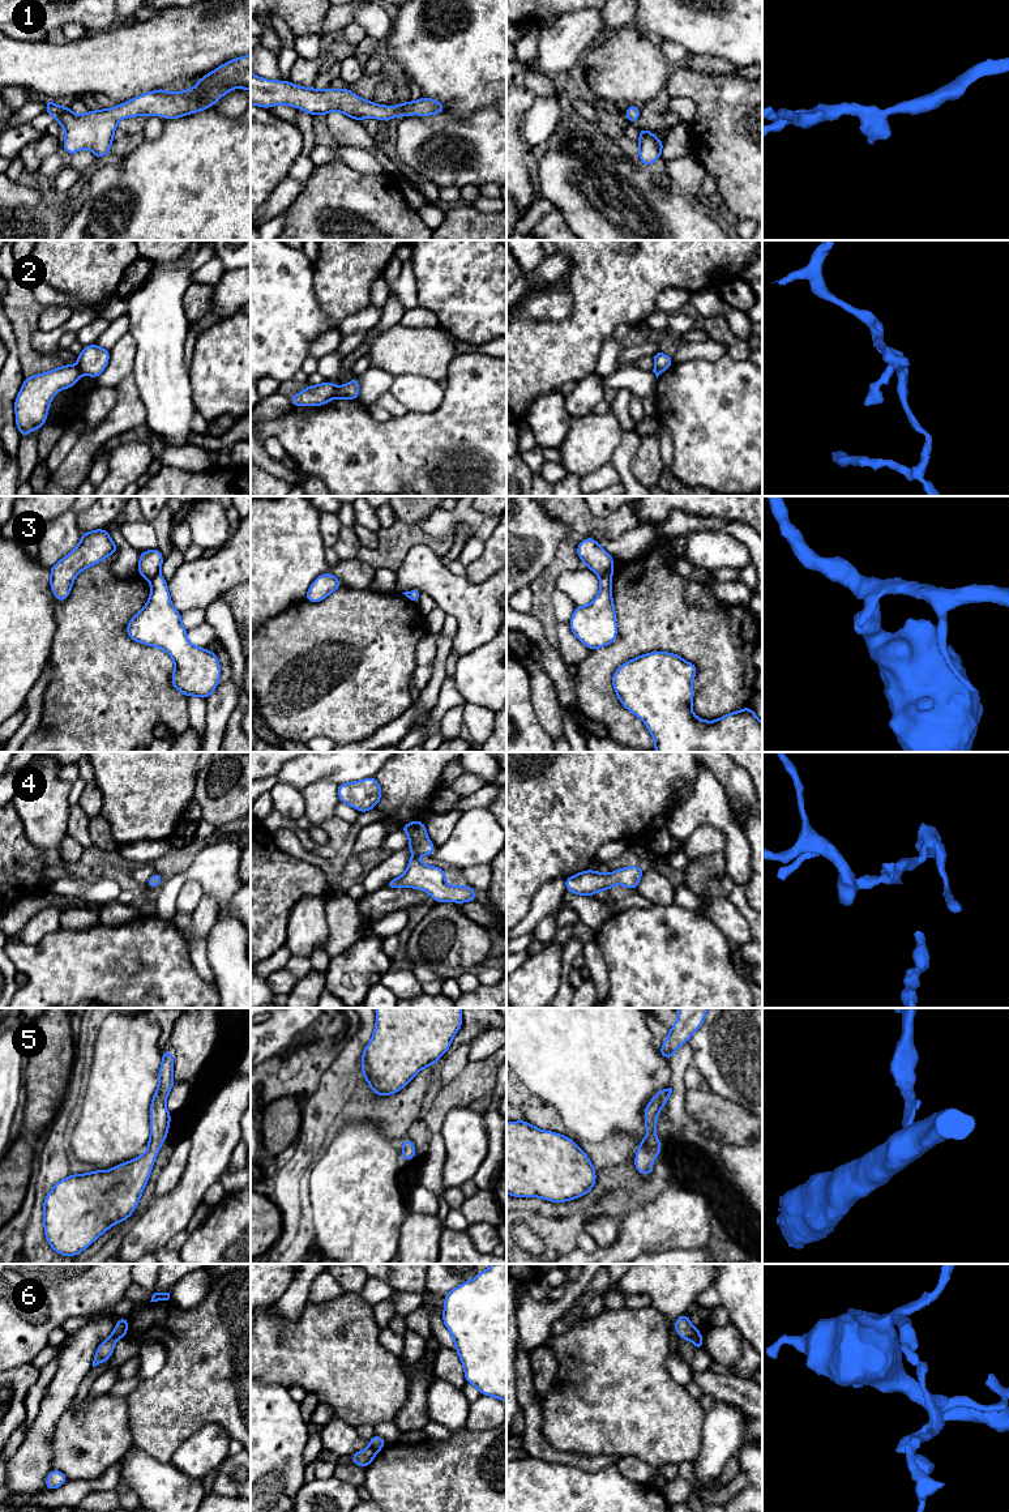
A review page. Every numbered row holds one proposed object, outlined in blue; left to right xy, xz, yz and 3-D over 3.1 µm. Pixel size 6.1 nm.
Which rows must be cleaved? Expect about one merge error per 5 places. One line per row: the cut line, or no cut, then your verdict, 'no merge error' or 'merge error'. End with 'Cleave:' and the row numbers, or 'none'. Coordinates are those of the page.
1: cut none; no merge error
2: cut xz (336, 387), (333, 397); merge error
3: cut yz (601, 576), (610, 577); merge error
4: cut none; no merge error
5: cut none; no merge error
6: cut yz (695, 1329), (689, 1337); merge error
Cleave: 2, 3, 6

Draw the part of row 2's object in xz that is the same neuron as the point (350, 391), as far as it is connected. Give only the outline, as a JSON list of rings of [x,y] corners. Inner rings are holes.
[[[358,376],[346,385],[335,386],[334,398],[359,400],[359,380]]]

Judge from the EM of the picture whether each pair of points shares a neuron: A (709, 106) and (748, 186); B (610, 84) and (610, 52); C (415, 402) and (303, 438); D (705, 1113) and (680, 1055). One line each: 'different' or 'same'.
A: same
B: same
C: different
D: different

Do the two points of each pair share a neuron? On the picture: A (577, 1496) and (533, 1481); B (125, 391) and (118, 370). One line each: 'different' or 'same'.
A: same
B: different

